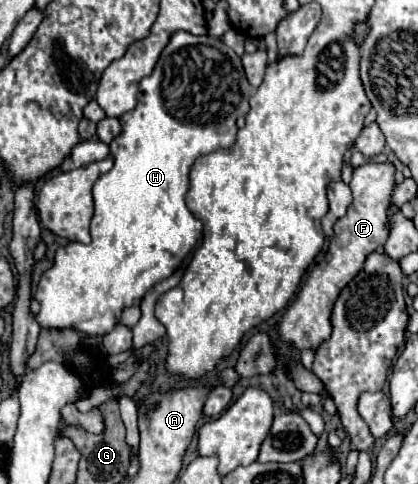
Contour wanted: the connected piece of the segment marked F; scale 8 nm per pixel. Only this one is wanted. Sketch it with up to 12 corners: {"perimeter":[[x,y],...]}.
{"perimeter":[[365,163],[329,249],[279,323],[285,345],[317,349],[331,311],[387,241],[391,163]]}

